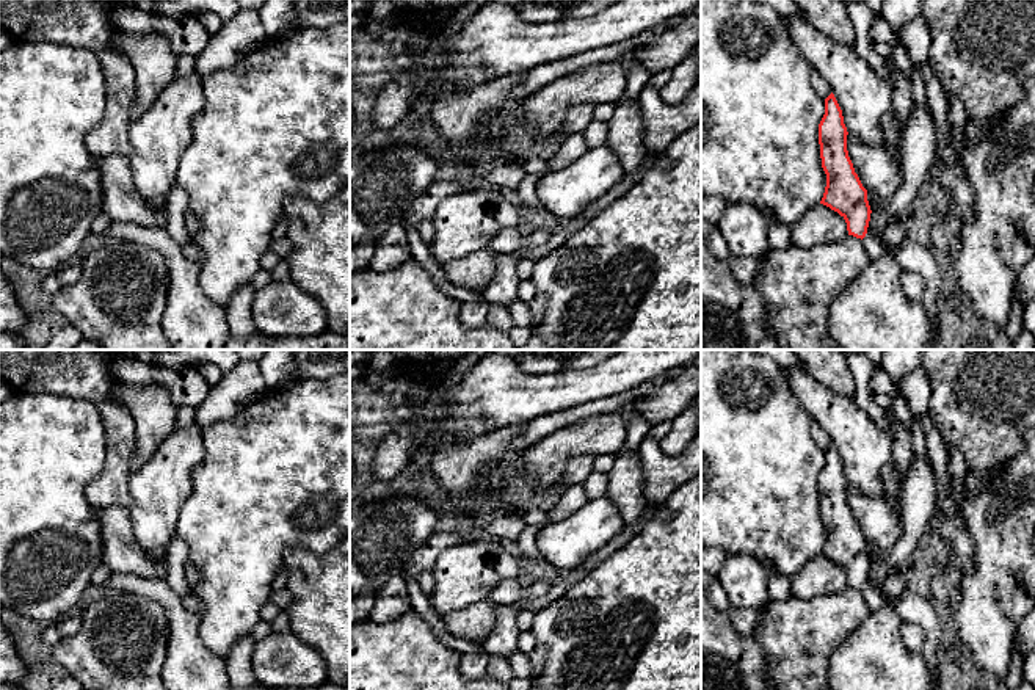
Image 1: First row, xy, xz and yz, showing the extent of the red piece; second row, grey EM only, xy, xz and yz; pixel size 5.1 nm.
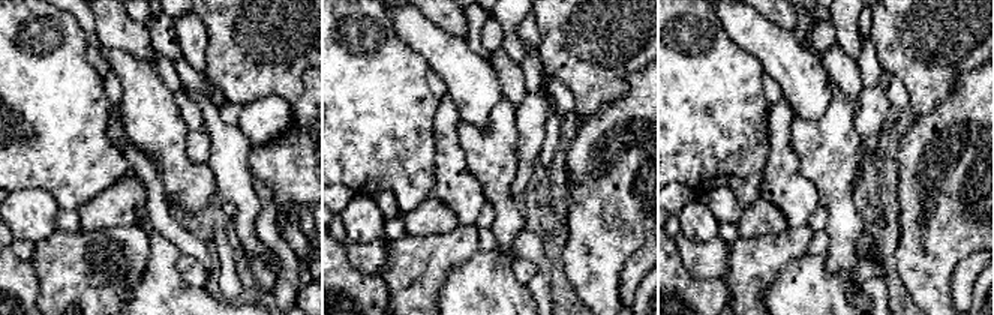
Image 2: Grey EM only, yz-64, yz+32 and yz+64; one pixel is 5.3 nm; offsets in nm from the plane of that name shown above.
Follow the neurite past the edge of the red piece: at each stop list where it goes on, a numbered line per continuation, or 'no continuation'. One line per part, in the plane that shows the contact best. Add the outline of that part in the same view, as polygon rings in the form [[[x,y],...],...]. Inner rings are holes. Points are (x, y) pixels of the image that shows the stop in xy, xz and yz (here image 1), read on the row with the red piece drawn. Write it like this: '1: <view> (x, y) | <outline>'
1: yz (874, 246) | [[[866,234],[866,237],[862,238],[862,245],[867,251],[870,262],[877,262],[884,254],[884,246],[878,237]]]

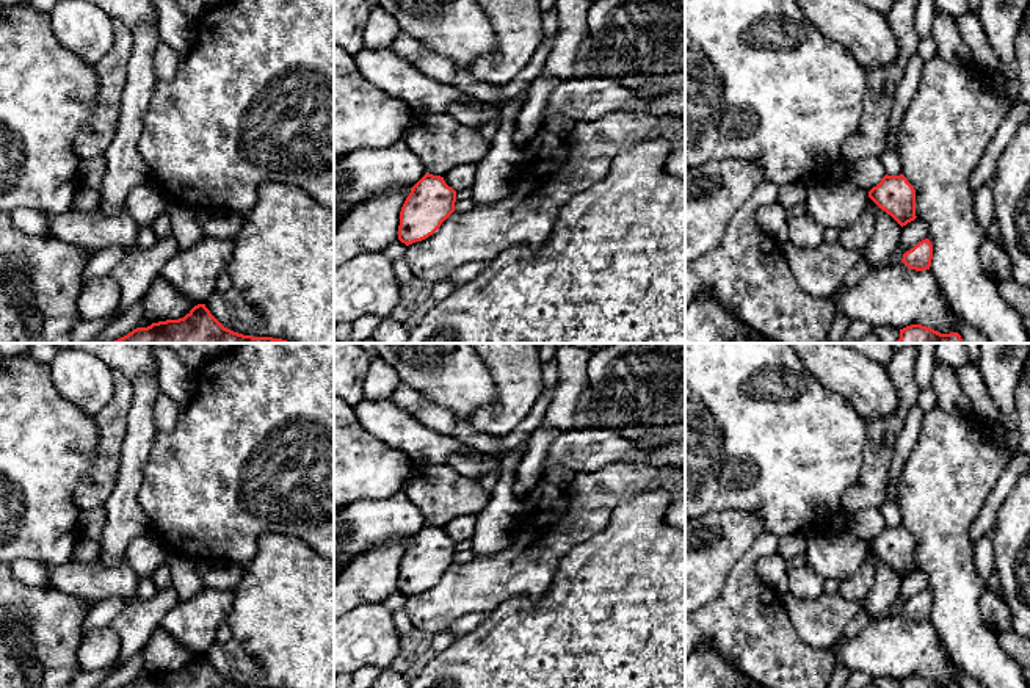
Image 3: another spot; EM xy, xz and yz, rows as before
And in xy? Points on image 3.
no continuation

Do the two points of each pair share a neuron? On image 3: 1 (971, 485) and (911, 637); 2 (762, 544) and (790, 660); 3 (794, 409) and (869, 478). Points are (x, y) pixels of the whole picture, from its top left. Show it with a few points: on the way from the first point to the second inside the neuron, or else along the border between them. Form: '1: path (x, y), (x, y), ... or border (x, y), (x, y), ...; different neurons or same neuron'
1: border (930, 619), (939, 637); different neurons
2: path (750, 572), (750, 619), (762, 632); same neuron
3: border (866, 434), (859, 475), (842, 494), (841, 502); different neurons

